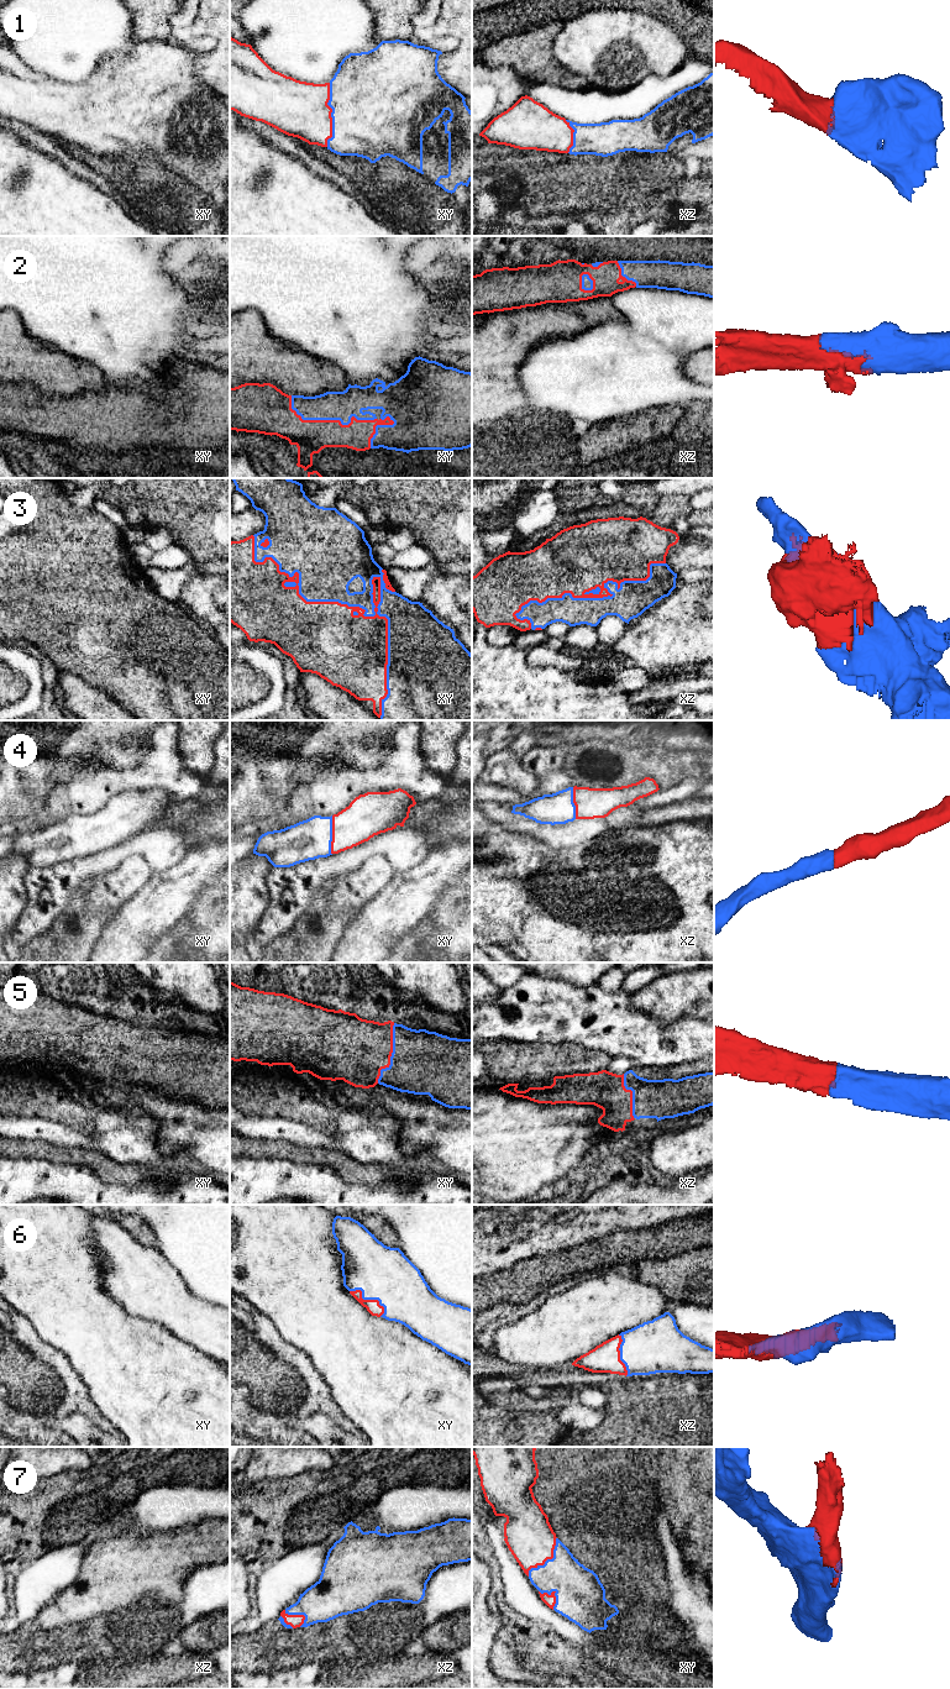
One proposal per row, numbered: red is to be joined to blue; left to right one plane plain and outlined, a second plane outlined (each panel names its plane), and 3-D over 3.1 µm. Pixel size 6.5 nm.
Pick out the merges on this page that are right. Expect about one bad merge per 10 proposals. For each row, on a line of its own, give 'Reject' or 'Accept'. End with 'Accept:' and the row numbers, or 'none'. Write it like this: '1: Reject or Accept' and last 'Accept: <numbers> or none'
1: Accept
2: Accept
3: Accept
4: Accept
5: Accept
6: Accept
7: Accept
Accept: 1, 2, 3, 4, 5, 6, 7

